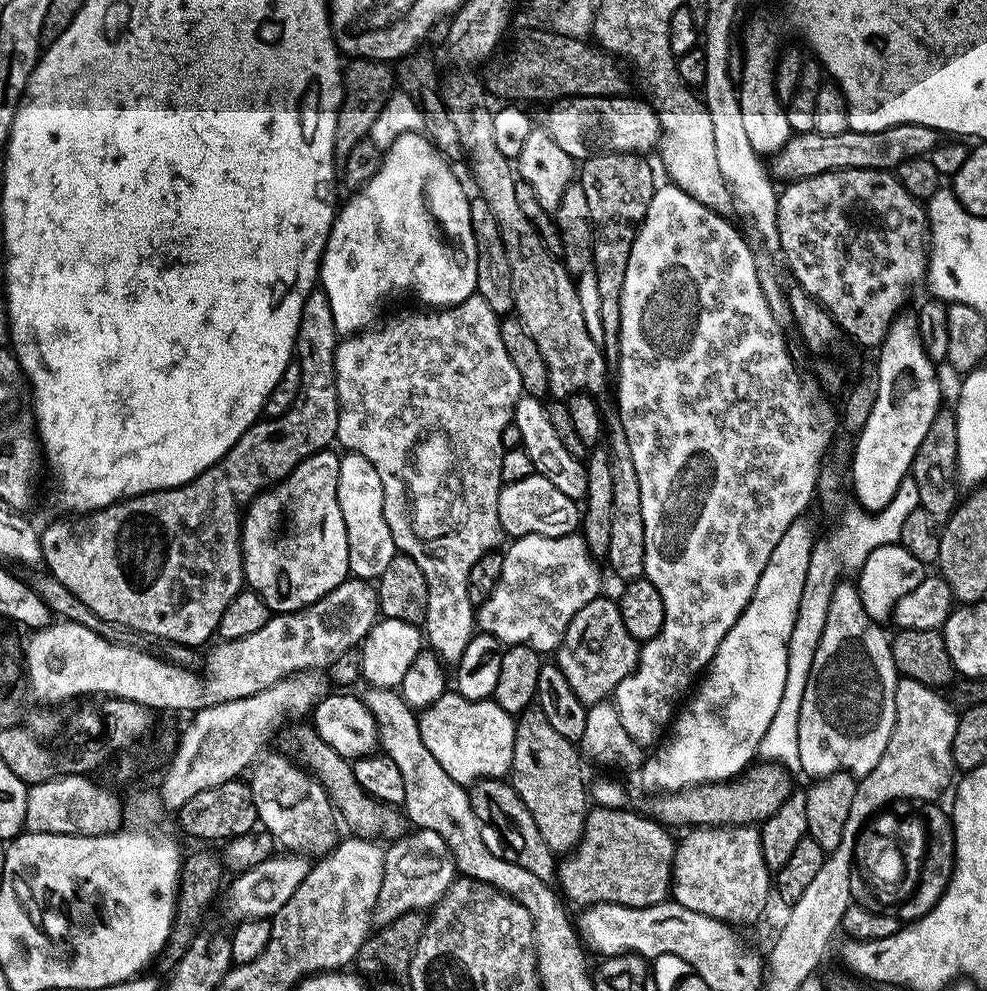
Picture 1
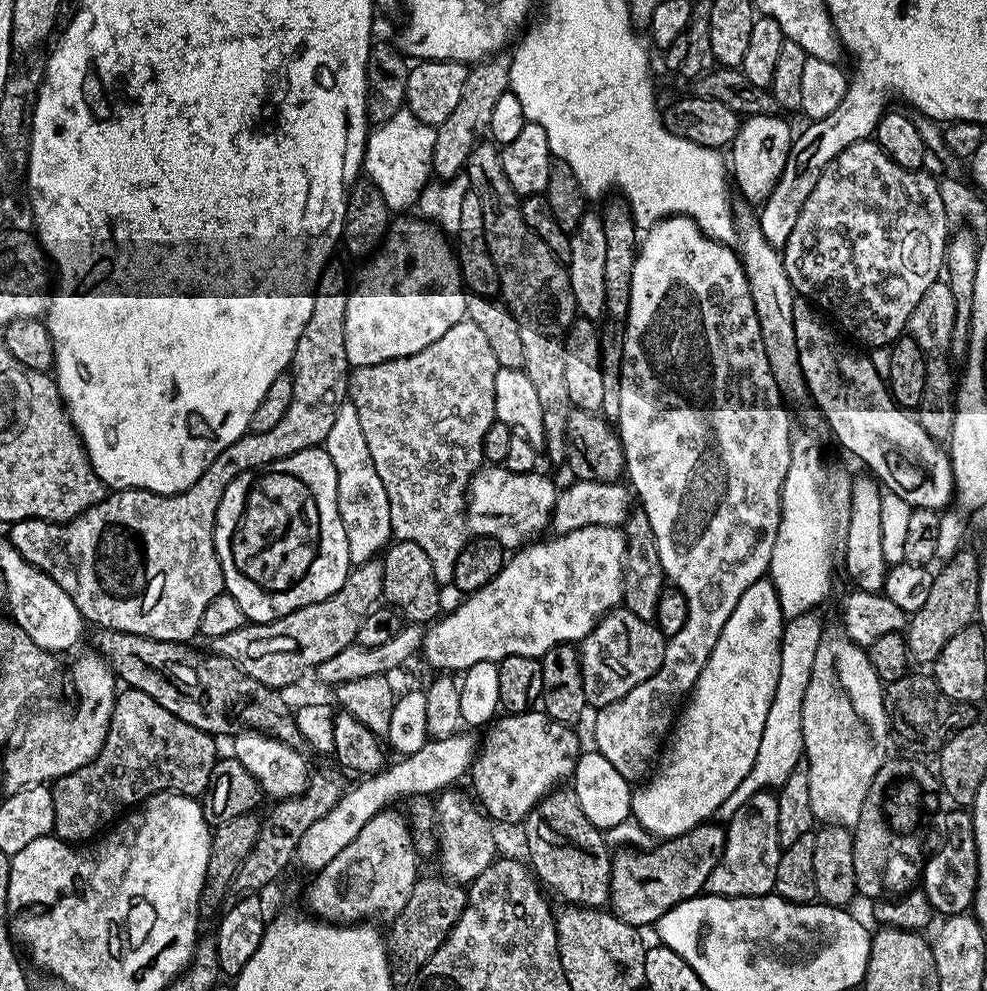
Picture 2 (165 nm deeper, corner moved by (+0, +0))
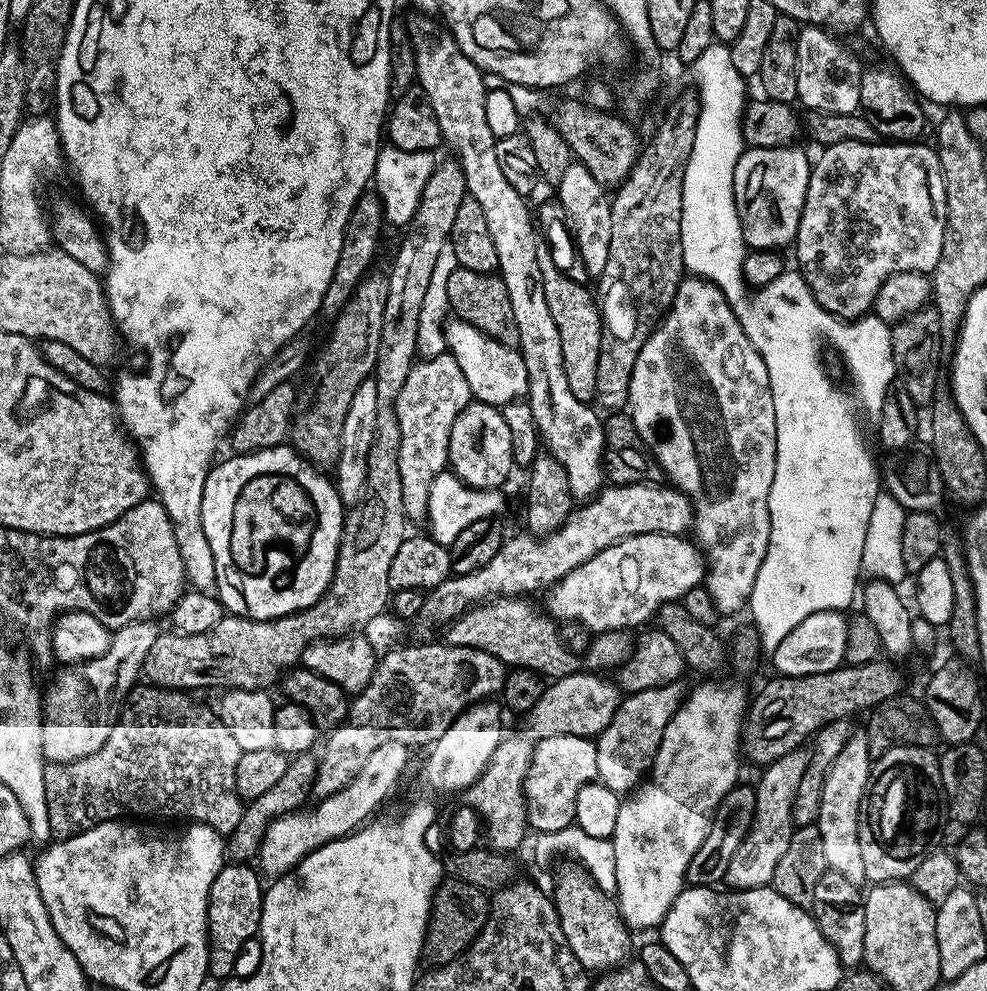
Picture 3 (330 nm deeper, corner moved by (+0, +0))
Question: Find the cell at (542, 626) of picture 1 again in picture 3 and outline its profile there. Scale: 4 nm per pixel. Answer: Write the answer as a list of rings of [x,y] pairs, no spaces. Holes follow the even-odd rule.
[[[661,532],[627,536],[617,544],[606,546],[594,558],[582,562],[570,574],[566,574],[559,584],[547,589],[548,605],[546,611],[557,622],[572,621],[581,623],[590,633],[622,632],[639,629],[648,619],[659,613],[663,604],[683,601],[685,594],[692,588],[701,587],[706,576],[706,560],[699,547],[683,535],[671,536]]]

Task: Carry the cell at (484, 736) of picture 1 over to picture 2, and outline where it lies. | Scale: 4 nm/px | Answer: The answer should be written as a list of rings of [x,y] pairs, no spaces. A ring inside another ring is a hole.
[[[529,710],[501,715],[488,730],[488,737],[484,744],[482,740],[482,747],[477,751],[470,769],[470,780],[472,776],[472,784],[476,787],[475,799],[493,821],[501,820],[504,824],[519,825],[527,820],[530,810],[542,797],[547,796],[557,785],[567,781],[575,773],[576,761],[582,751],[580,740],[576,737],[577,729],[555,721],[543,710]]]

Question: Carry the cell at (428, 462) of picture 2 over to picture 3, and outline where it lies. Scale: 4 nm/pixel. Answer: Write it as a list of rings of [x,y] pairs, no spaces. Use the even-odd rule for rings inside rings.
[[[451,354],[443,355],[413,363],[394,409],[400,431],[396,461],[402,478],[402,506],[412,522],[427,521],[430,486],[436,475],[449,467],[448,447],[454,420],[474,400],[466,374],[462,374],[462,366],[458,366]]]

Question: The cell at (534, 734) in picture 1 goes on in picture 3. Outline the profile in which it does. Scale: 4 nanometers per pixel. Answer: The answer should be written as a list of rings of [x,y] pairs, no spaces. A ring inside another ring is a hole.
[[[576,862],[564,863],[568,864],[561,866],[556,876],[556,885],[550,888],[550,895],[556,906],[562,934],[566,934],[570,950],[574,950],[574,958],[578,958],[580,965],[589,974],[603,974],[619,969],[629,959],[627,956],[632,948],[633,936],[624,923],[619,903],[599,888],[587,869]]]

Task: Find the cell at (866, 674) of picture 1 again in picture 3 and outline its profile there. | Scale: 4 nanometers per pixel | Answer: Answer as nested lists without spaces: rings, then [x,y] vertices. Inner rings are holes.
[[[853,734],[832,760],[830,770],[822,786],[820,809],[815,826],[822,834],[822,850],[826,850],[826,862],[831,871],[845,875],[850,882],[863,885],[862,846],[858,838],[860,829],[860,803],[868,789],[868,776],[872,773],[873,760],[867,754],[867,738],[864,734]]]

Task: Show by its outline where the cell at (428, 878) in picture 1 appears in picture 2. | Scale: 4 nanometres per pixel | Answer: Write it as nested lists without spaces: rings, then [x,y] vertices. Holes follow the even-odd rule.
[[[445,790],[439,793],[435,801],[438,861],[444,867],[442,872],[445,877],[467,886],[478,878],[478,874],[482,874],[482,870],[486,870],[486,866],[490,866],[497,859],[498,852],[489,817],[471,799],[468,801],[462,793],[456,791]]]

